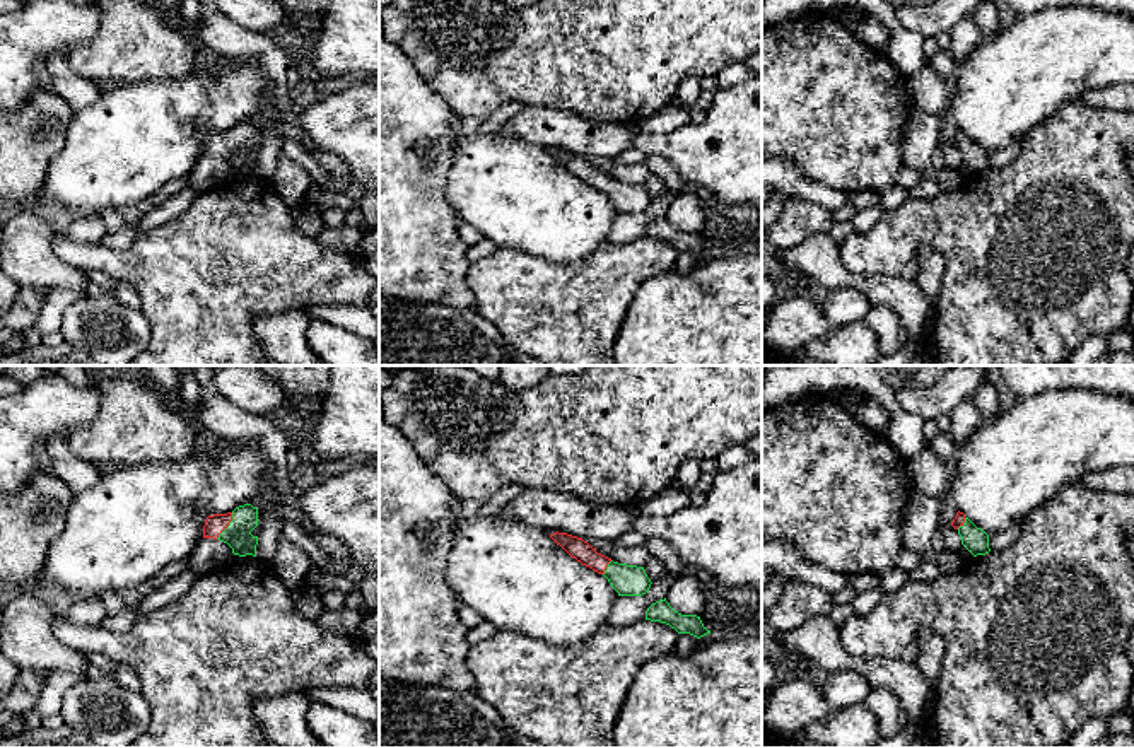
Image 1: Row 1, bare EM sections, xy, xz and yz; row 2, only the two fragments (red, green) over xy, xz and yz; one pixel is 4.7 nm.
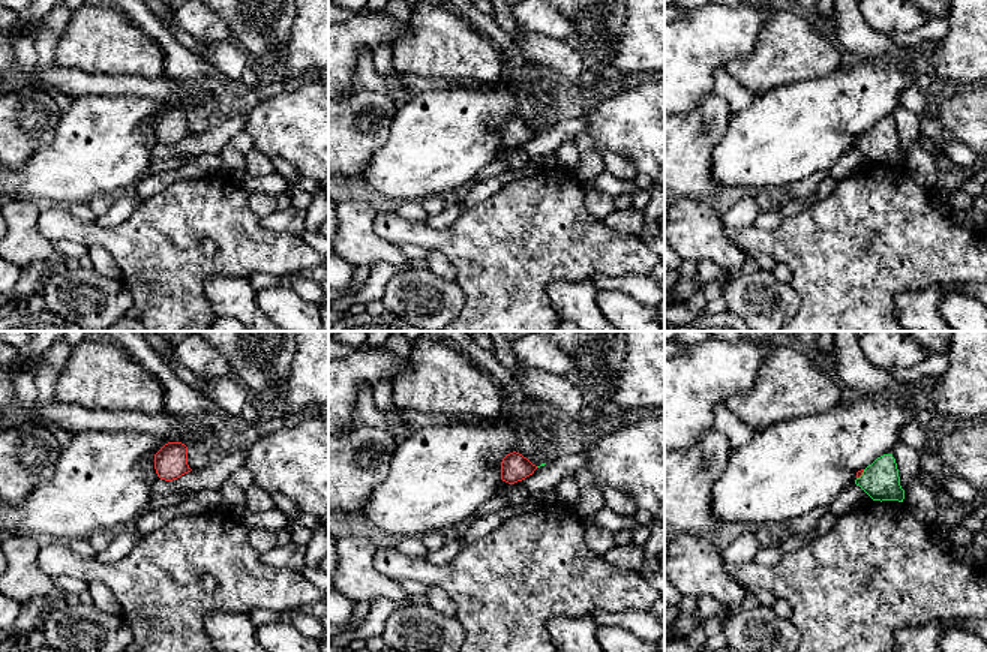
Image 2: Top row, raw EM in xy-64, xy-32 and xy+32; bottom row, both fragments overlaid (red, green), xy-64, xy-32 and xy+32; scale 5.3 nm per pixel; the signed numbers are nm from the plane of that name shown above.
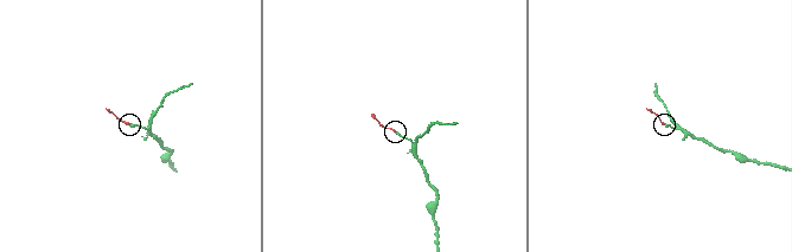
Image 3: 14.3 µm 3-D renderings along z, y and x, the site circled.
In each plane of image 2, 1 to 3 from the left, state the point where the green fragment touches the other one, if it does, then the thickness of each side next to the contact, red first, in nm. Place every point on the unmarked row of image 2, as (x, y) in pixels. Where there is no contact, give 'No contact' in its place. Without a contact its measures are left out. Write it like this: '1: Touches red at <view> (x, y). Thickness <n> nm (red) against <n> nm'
1: No contact
2: No contact
3: Touches red at xy+32 (861, 138). Thickness 30 nm (red) against 200 nm

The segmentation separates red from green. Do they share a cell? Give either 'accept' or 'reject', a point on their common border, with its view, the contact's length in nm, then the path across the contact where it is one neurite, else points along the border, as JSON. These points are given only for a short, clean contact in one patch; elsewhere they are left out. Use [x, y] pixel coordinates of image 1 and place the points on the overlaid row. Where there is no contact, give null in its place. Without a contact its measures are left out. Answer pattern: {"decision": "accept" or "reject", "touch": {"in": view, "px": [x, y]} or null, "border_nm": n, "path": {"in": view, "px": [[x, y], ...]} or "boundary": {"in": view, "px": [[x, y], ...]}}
{"decision": "accept", "touch": {"in": "xy", "px": [227, 525]}, "border_nm": 150, "path": {"in": "xy", "px": [[214, 525], [227, 525], [238, 535]]}}

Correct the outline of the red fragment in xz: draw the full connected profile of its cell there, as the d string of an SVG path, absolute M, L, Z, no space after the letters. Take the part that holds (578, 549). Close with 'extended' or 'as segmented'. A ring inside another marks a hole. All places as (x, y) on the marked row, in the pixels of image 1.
M558 531L550 535L550 538L572 558L594 572L603 574L618 596L642 596L652 584L644 567L613 562L611 558L598 553L596 548L582 538Z | extended

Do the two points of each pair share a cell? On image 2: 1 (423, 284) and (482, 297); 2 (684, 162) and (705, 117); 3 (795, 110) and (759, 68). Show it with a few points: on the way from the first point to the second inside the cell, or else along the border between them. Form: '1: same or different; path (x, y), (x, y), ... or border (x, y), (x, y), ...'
1: different; border (453, 281), (465, 297), (465, 306), (459, 315)
2: same; path (684, 152), (684, 146), (702, 128)
3: different; border (810, 78), (780, 84), (756, 95)

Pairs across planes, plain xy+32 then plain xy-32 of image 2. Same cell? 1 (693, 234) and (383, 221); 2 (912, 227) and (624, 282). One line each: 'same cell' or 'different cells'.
1: different cells
2: different cells

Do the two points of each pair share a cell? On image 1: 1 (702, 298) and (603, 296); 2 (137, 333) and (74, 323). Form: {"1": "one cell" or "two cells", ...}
{"1": "two cells", "2": "one cell"}

